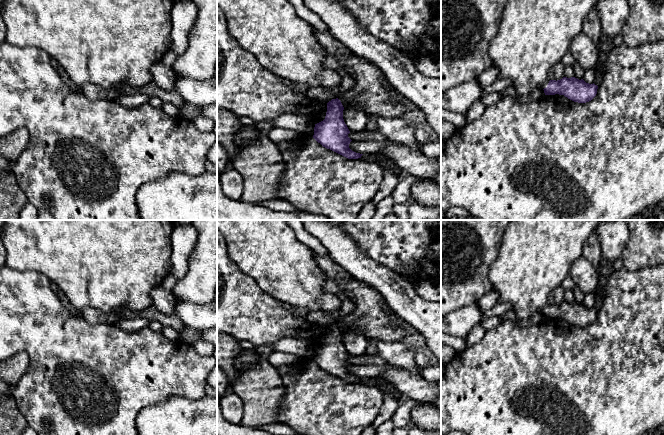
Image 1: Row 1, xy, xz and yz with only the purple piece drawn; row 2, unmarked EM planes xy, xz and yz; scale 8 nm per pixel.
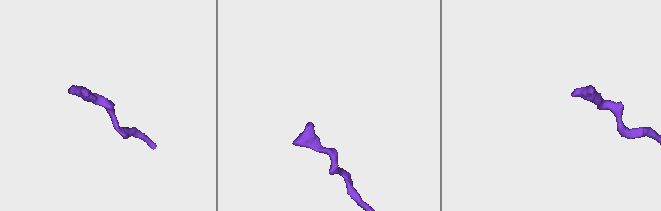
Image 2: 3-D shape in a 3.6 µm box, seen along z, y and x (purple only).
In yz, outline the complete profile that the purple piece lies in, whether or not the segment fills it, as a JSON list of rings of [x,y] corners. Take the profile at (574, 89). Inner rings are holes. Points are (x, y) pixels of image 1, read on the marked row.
[[[508,0],[498,32],[488,47],[492,66],[498,69],[498,78],[509,80],[522,96],[541,88],[545,95],[564,95],[578,103],[591,101],[597,94],[597,85],[575,77],[550,80],[549,71],[555,63],[563,60],[572,39],[582,32],[585,17],[597,2],[598,0]]]

